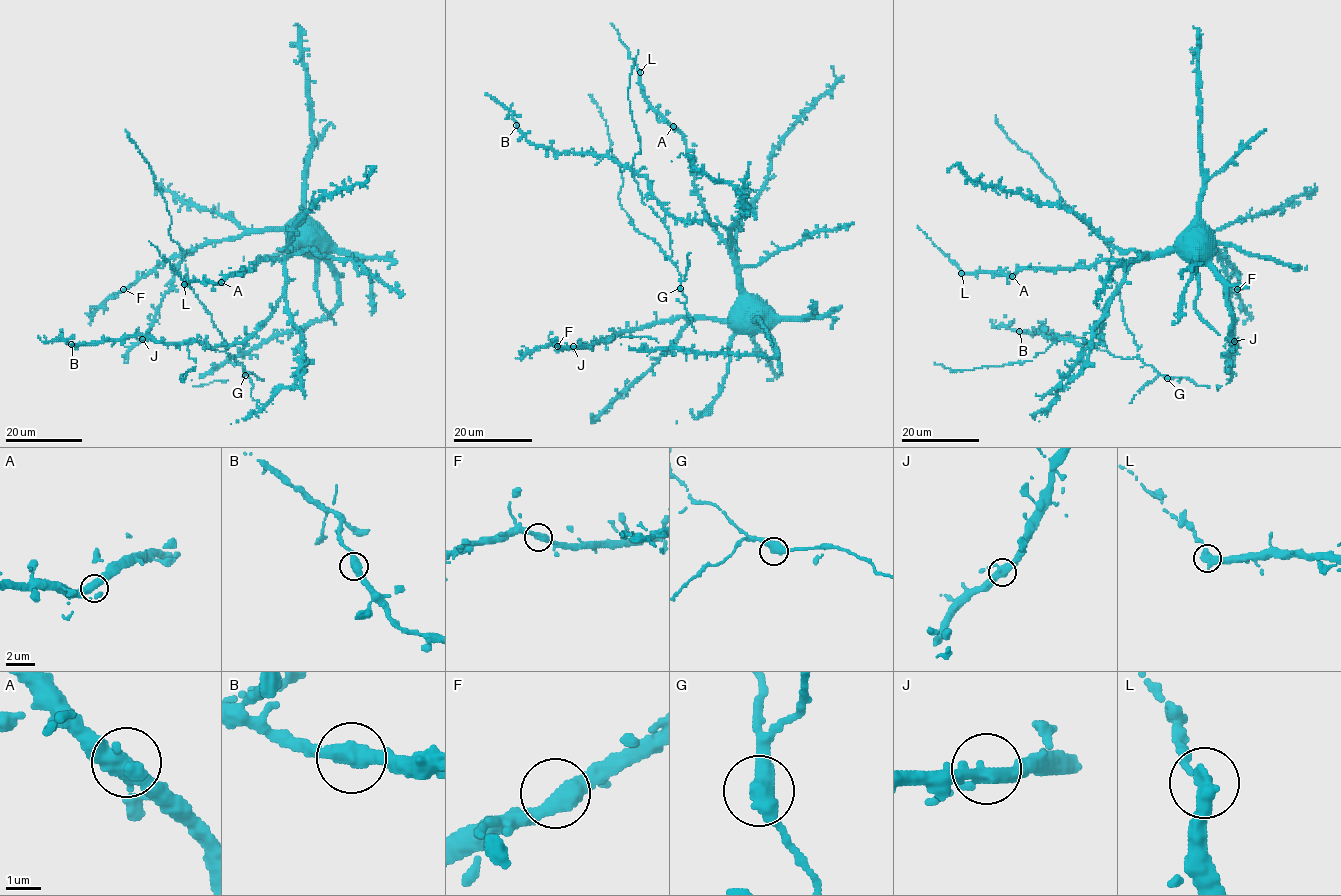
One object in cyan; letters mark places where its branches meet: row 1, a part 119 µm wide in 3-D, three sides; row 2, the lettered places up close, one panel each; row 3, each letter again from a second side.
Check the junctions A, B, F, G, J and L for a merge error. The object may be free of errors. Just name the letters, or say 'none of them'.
L

